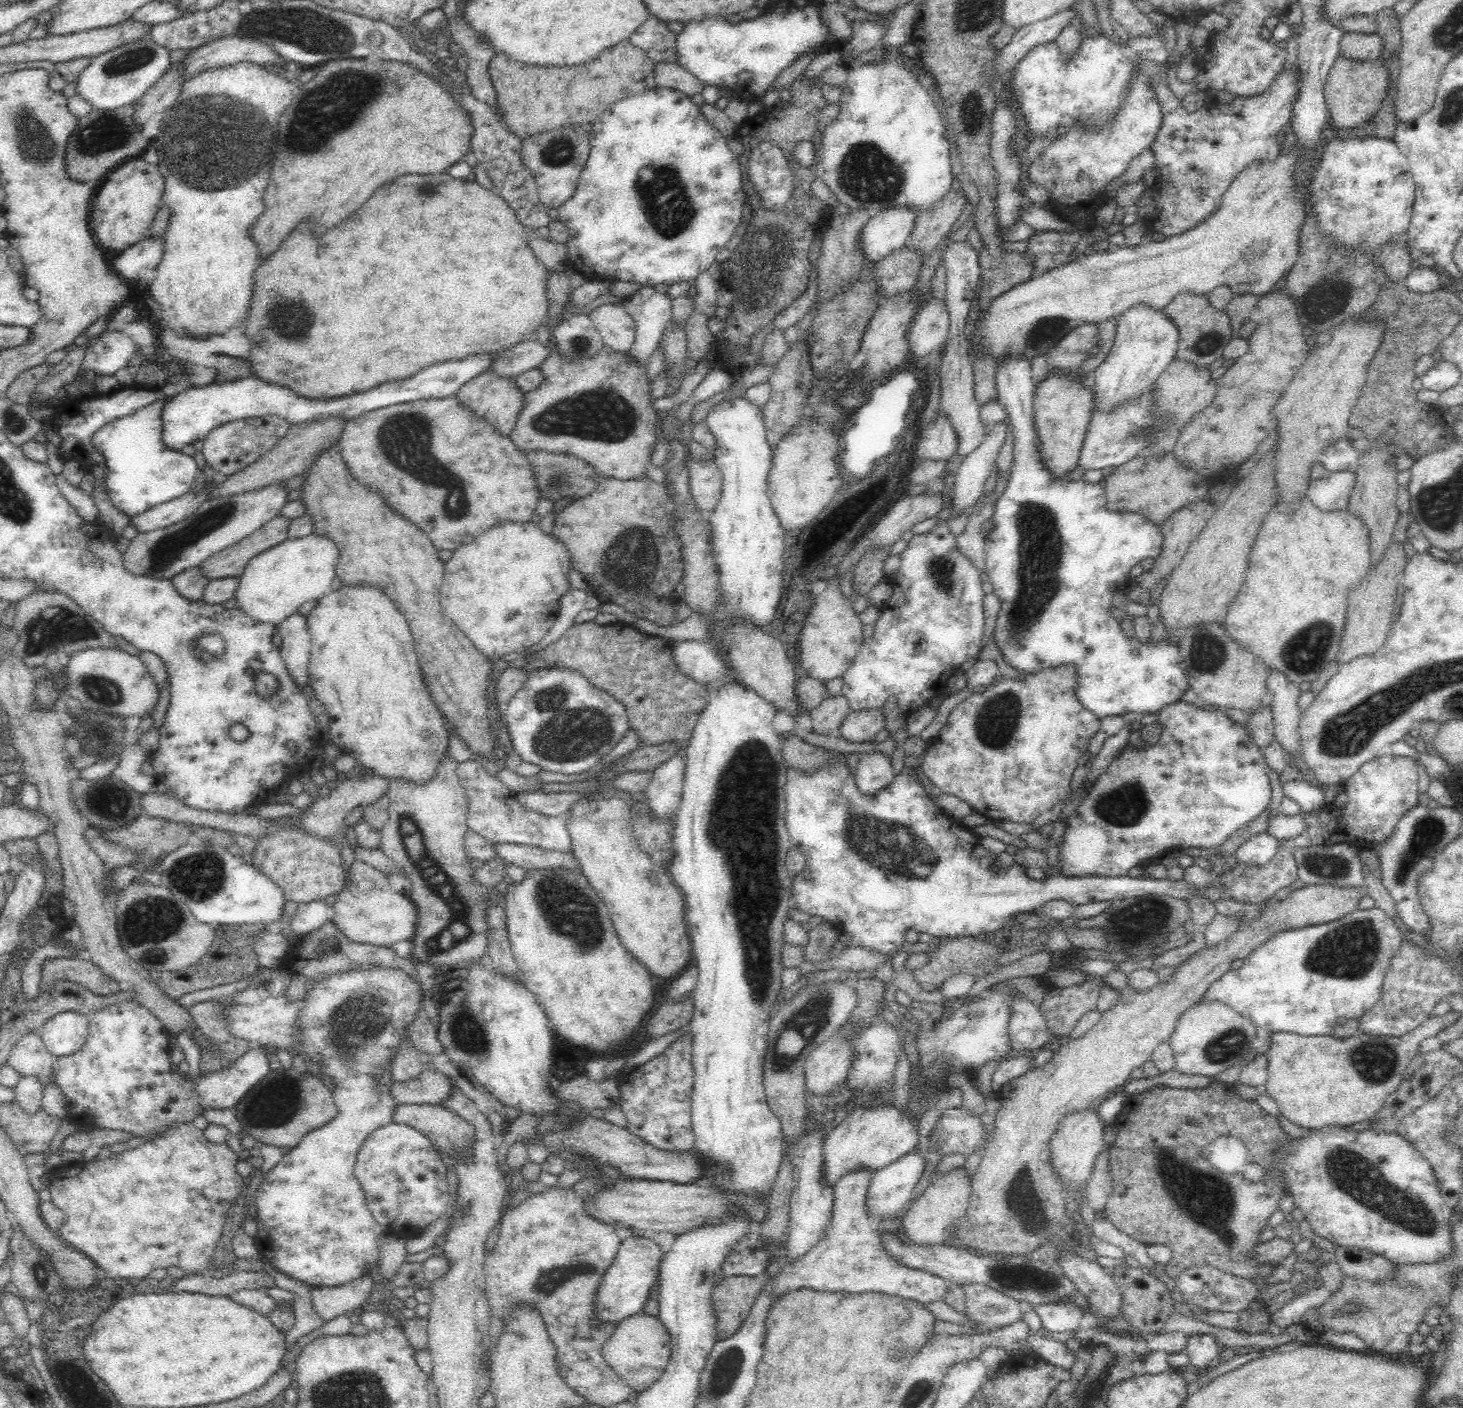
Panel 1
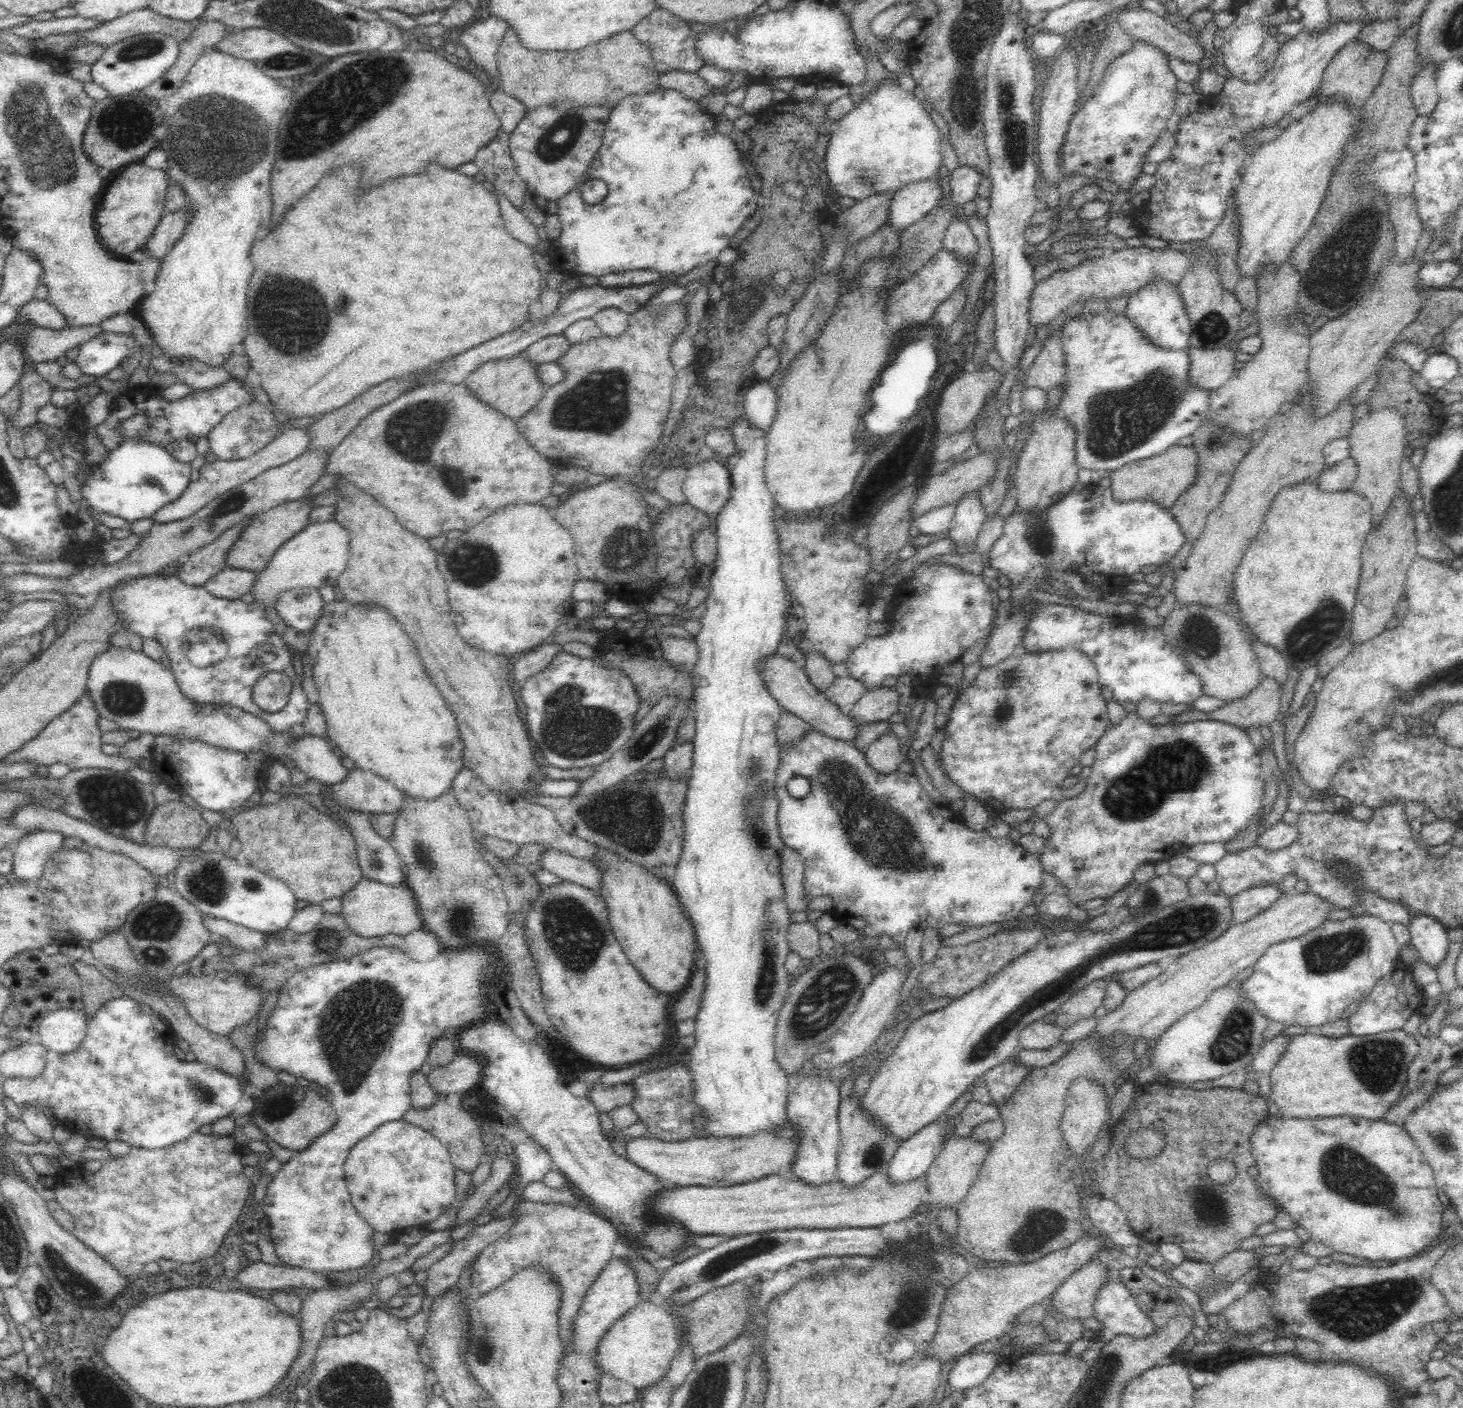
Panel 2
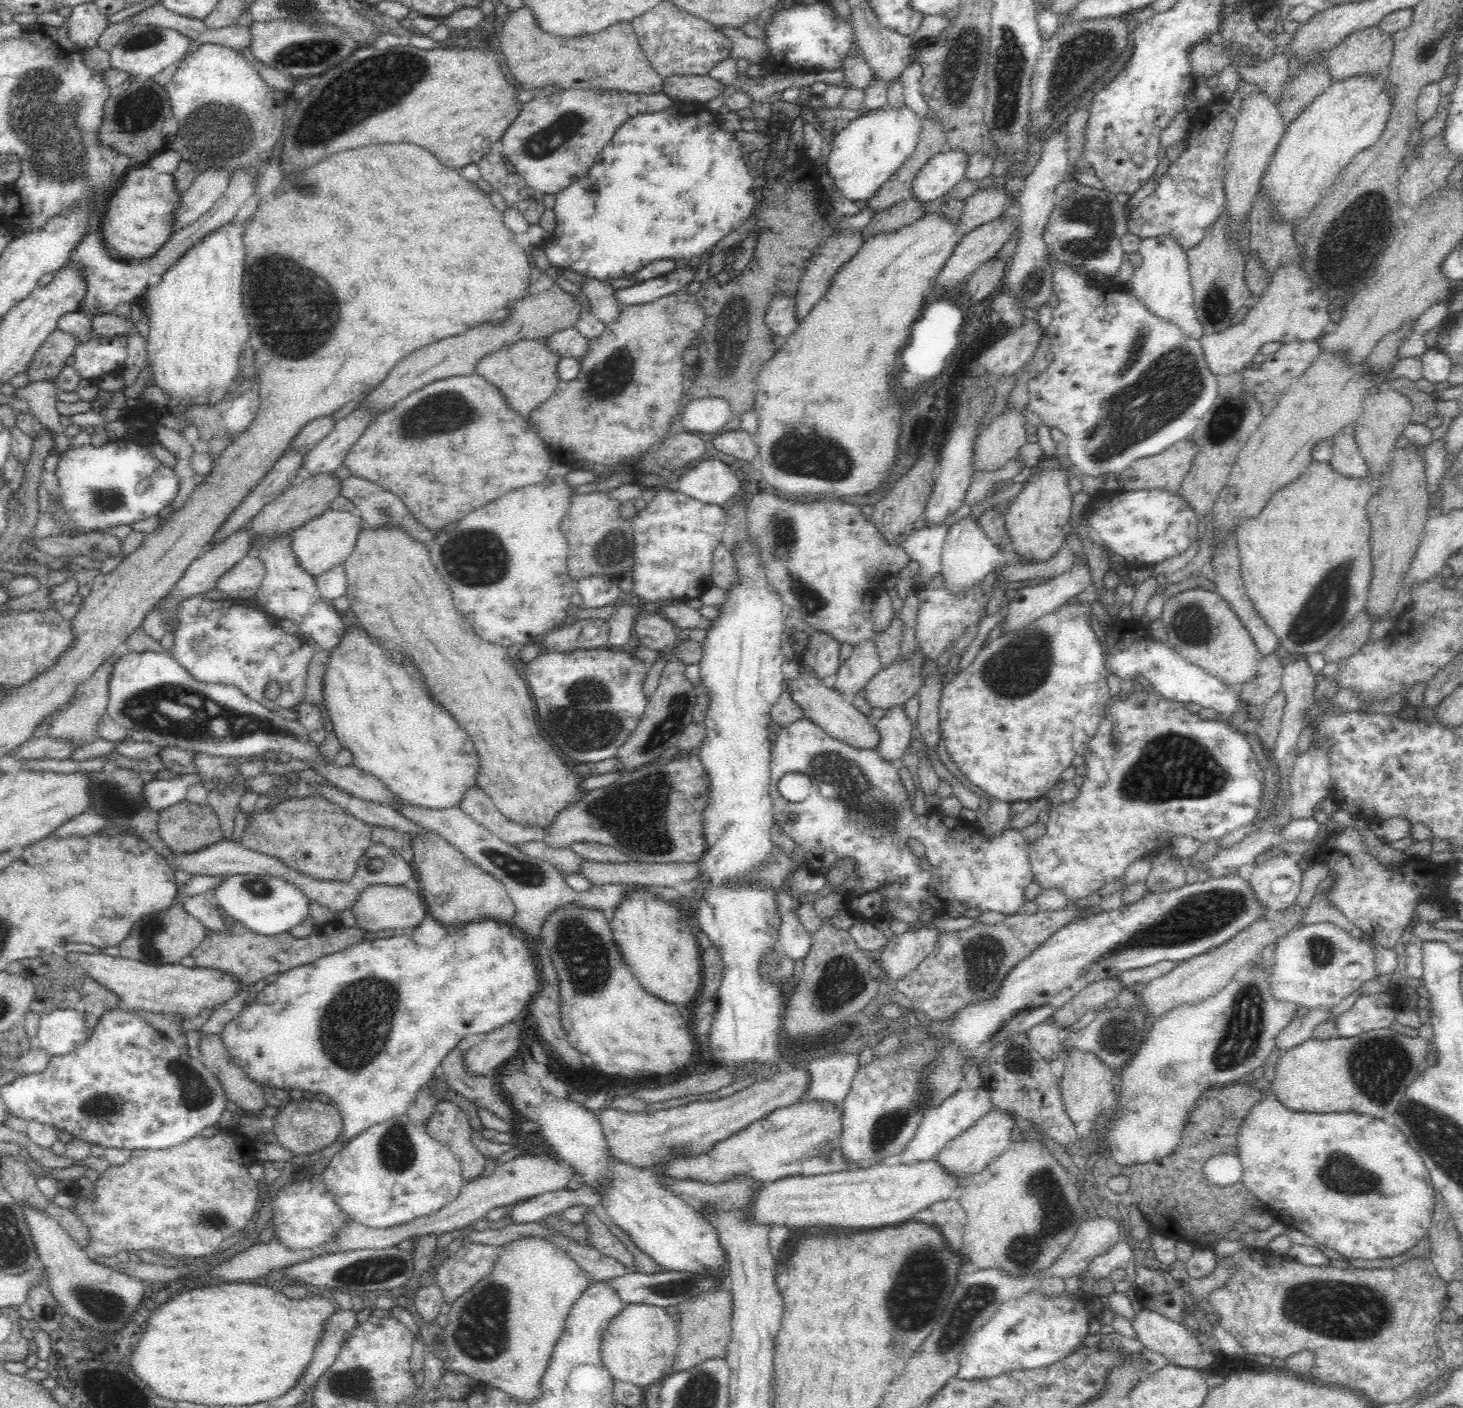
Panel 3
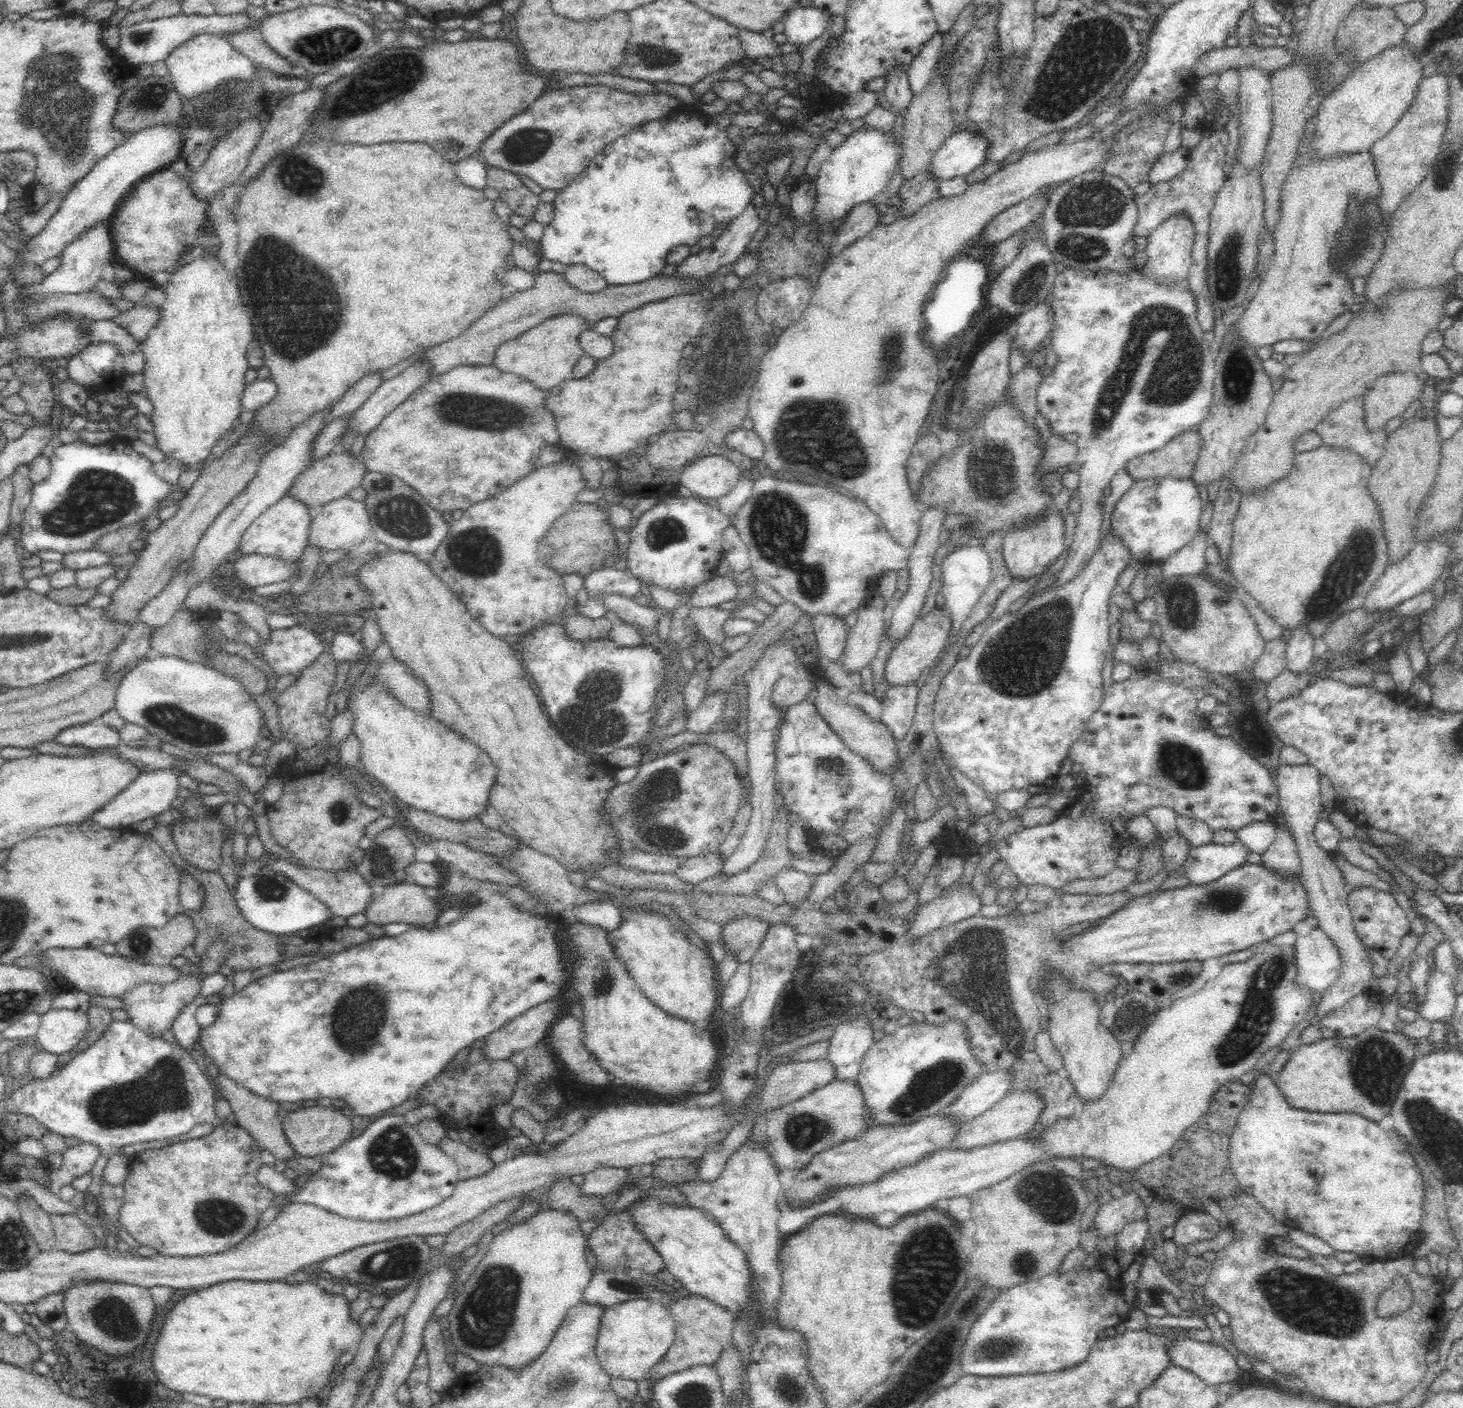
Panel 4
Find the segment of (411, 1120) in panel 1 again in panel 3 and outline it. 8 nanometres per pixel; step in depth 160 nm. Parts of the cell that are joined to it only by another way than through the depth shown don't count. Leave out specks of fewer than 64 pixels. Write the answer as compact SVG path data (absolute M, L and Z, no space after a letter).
M438 1101L424 1129L432 1138L450 1149L460 1163L461 1175L466 1182L476 1179L484 1170L485 1152L474 1138L475 1135L472 1135L474 1131L468 1116L455 1103Z

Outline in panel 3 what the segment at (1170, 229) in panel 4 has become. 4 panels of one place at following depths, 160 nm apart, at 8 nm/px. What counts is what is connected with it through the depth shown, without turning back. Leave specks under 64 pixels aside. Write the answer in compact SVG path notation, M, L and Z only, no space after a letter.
M1161 234L1150 239L1141 239L1138 251L1143 257L1143 262L1129 280L1130 292L1156 317L1176 324L1176 327L1184 331L1186 337L1199 340L1204 333L1193 308L1192 281L1188 273L1188 257L1185 249L1175 238Z

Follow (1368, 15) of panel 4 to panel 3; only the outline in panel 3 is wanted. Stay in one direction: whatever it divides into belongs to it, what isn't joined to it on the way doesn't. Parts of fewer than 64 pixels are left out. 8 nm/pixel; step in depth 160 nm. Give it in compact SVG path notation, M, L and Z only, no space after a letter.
M1377 23L1364 30L1356 30L1340 40L1326 57L1326 67L1333 81L1344 80L1360 74L1370 76L1381 76L1386 74L1393 54L1393 35L1384 34Z

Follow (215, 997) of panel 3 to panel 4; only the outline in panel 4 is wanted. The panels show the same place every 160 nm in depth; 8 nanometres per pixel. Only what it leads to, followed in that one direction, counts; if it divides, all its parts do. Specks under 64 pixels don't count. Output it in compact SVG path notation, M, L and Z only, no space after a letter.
M50 948L39 953L40 961L66 977L79 991L87 992L91 996L113 996L122 998L128 990L142 982L174 982L185 972L172 965L154 965L138 963L126 959L118 954L106 955L100 949L65 949Z

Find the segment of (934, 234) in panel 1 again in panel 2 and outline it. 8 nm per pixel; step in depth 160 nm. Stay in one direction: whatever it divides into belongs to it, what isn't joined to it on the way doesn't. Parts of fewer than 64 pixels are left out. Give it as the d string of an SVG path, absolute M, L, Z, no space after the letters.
M959 164L956 170L951 171L951 186L950 198L940 197L938 205L944 208L951 208L954 214L956 213L956 205L964 206L966 202L976 200L976 190L980 184L982 177L981 172L973 166L967 164Z

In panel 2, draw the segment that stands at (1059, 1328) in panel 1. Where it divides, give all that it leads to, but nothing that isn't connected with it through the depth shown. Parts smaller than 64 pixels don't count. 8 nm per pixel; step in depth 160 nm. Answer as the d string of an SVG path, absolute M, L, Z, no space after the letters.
M1103 1259L1088 1262L1088 1264L1070 1274L1069 1278L1065 1280L1062 1286L1049 1299L1049 1306L1061 1312L1065 1318L1085 1319L1092 1317L1094 1300L1096 1300L1098 1292L1106 1286L1111 1269L1110 1262Z

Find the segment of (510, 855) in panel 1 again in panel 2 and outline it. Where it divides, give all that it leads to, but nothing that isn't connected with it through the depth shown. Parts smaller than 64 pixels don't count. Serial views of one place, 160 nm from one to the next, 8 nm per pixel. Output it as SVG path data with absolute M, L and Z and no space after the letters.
M546 849L534 867L548 870L563 881L569 881L600 893L604 875L595 864L596 861L576 858L556 849Z

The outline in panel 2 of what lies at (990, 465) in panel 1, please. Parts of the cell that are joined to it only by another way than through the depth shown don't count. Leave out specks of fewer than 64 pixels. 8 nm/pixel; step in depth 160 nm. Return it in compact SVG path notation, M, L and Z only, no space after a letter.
M979 491L965 492L958 500L950 528L945 533L956 545L956 553L962 557L978 545L978 534L985 519Z

